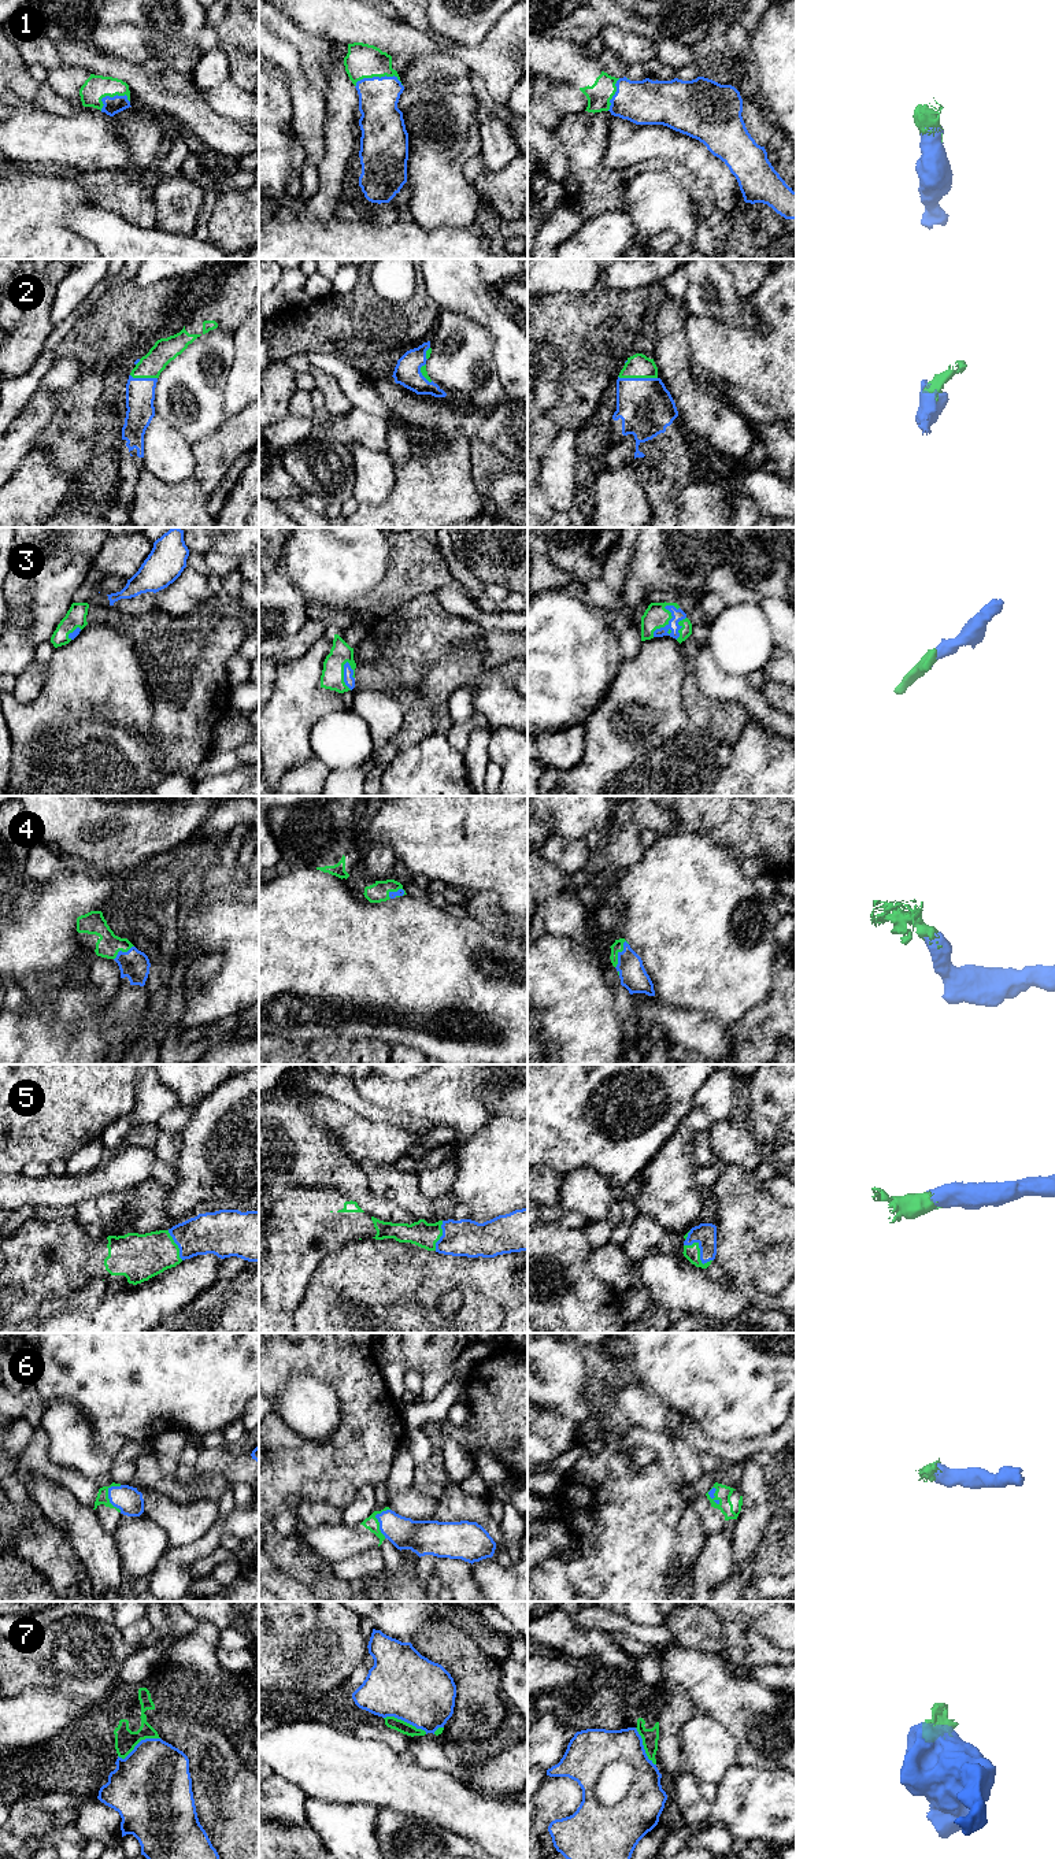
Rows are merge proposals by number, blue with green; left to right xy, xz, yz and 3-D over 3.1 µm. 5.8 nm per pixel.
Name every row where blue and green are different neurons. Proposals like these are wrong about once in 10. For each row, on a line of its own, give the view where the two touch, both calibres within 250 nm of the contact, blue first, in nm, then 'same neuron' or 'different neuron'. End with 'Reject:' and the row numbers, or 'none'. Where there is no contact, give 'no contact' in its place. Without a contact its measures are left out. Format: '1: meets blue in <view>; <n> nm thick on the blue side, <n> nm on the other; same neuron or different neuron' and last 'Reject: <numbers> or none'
1: meets blue in xz; 240 nm thick on the blue side, 200 nm on the other; same neuron
2: meets blue in yz; 320 nm thick on the blue side, 140 nm on the other; same neuron
3: meets blue in yz; 70 nm thick on the blue side, 140 nm on the other; same neuron
4: meets blue in yz; 160 nm thick on the blue side, 70 nm on the other; same neuron
5: meets blue in yz; 130 nm thick on the blue side, 100 nm on the other; same neuron
6: meets blue in xy; 160 nm thick on the blue side, 70 nm on the other; same neuron
7: meets blue in xz; 400 nm thick on the blue side, 70 nm on the other; different neuron
Reject: 7

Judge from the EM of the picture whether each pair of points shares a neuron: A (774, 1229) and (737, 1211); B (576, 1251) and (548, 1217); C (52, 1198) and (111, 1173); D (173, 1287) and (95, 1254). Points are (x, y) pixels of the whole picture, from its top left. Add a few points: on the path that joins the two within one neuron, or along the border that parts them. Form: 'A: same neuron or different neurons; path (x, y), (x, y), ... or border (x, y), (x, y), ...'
A: same neuron; path (765, 1229), (758, 1229), (747, 1219)
B: different neurons; border (541, 1219), (584, 1230)
C: same neuron; path (67, 1191), (96, 1182)
D: different neurons; border (181, 1262), (133, 1285)

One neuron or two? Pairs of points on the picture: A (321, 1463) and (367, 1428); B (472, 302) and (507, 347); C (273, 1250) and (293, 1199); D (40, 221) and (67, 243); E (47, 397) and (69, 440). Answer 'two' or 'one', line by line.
A: one
B: one
C: one
D: one
E: two

